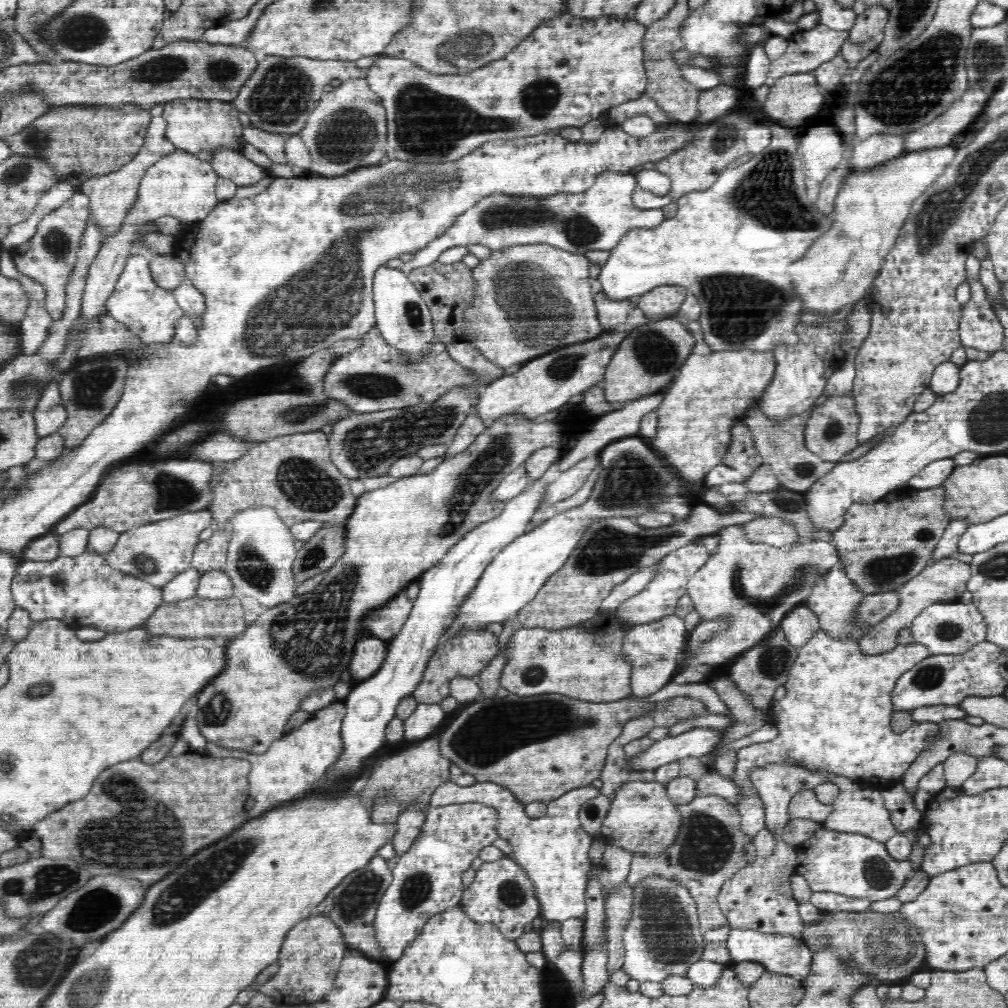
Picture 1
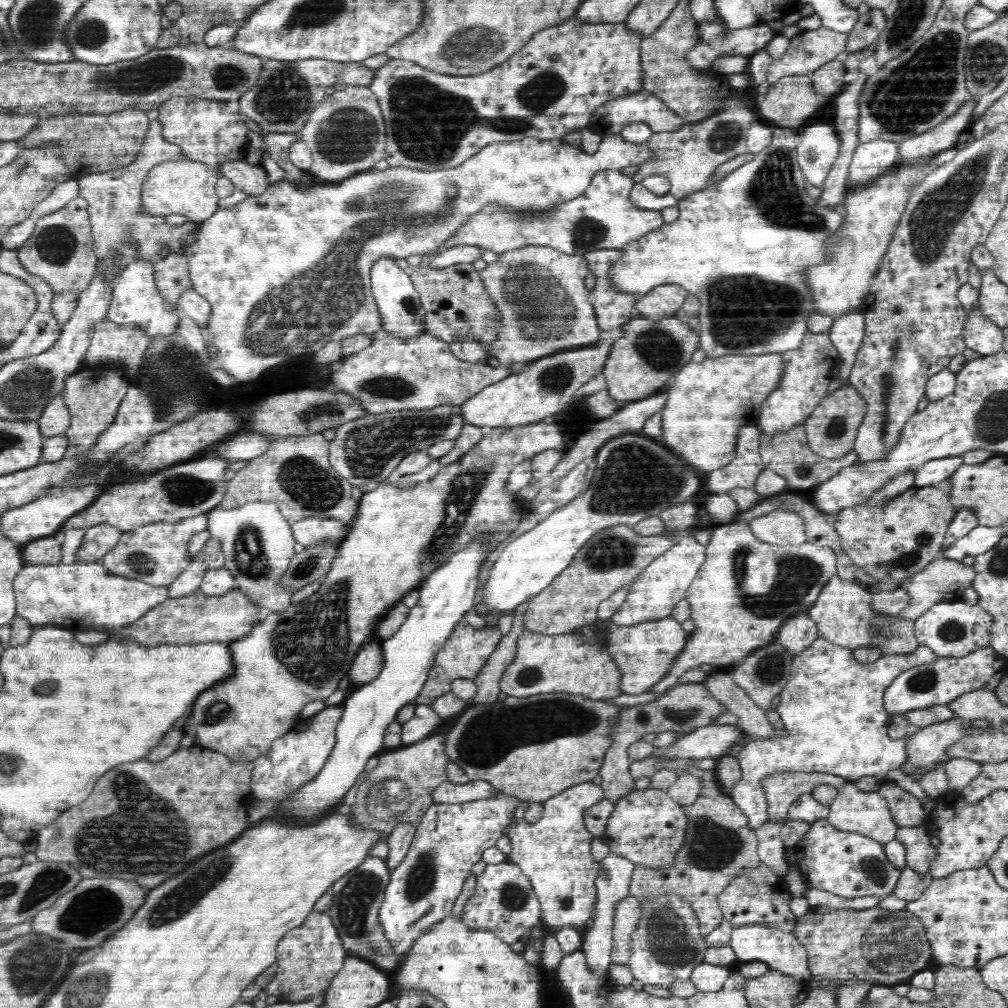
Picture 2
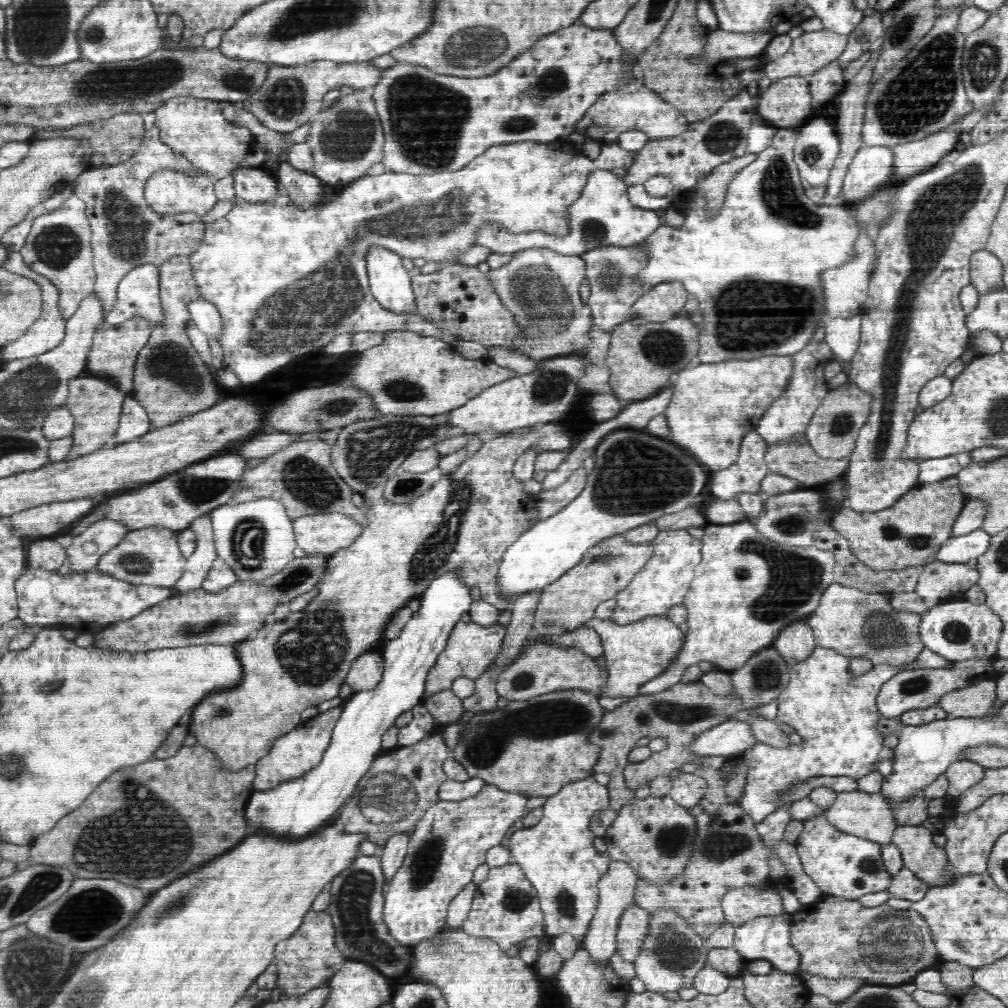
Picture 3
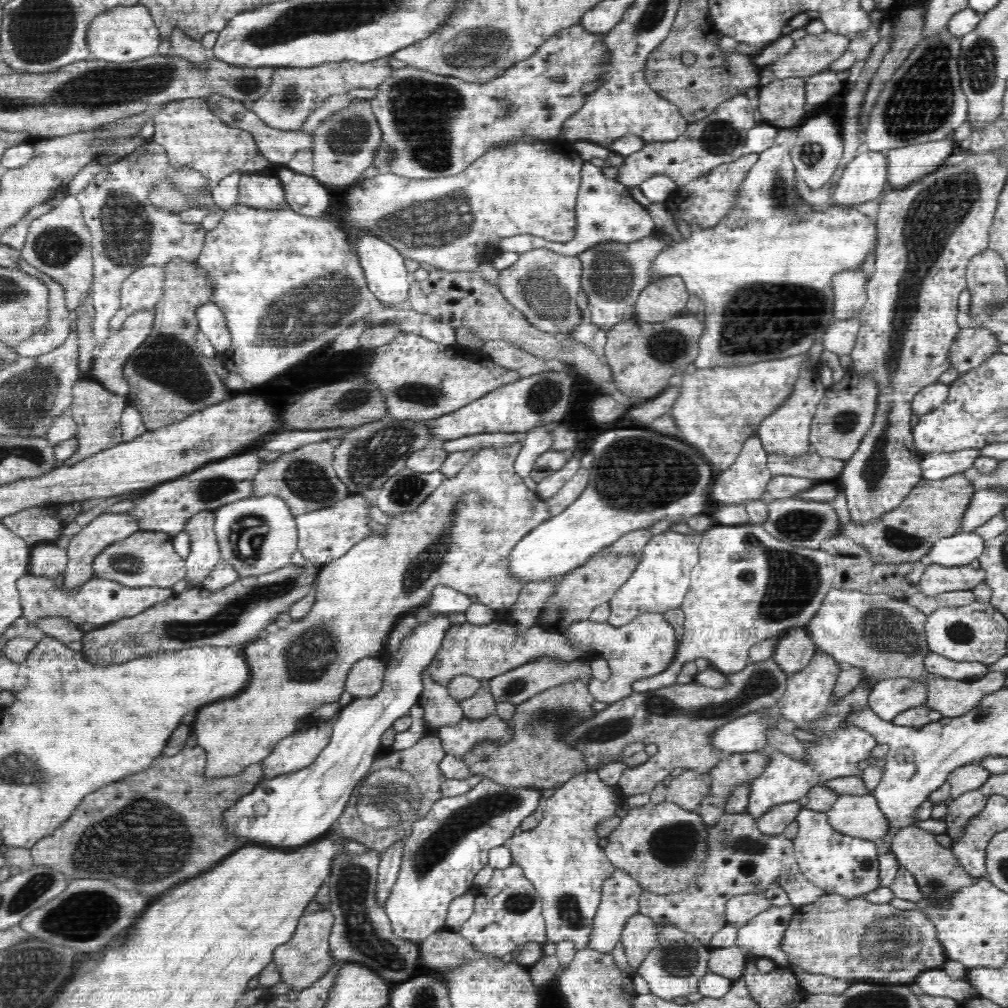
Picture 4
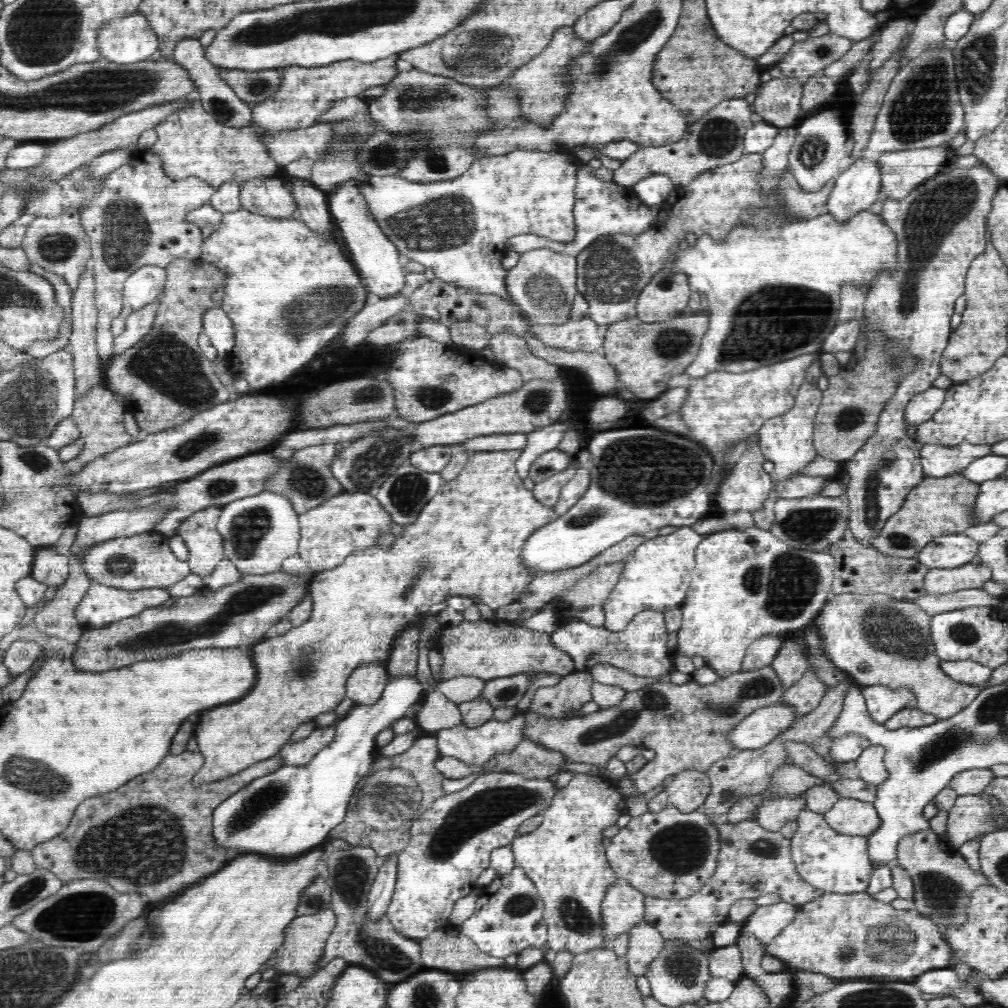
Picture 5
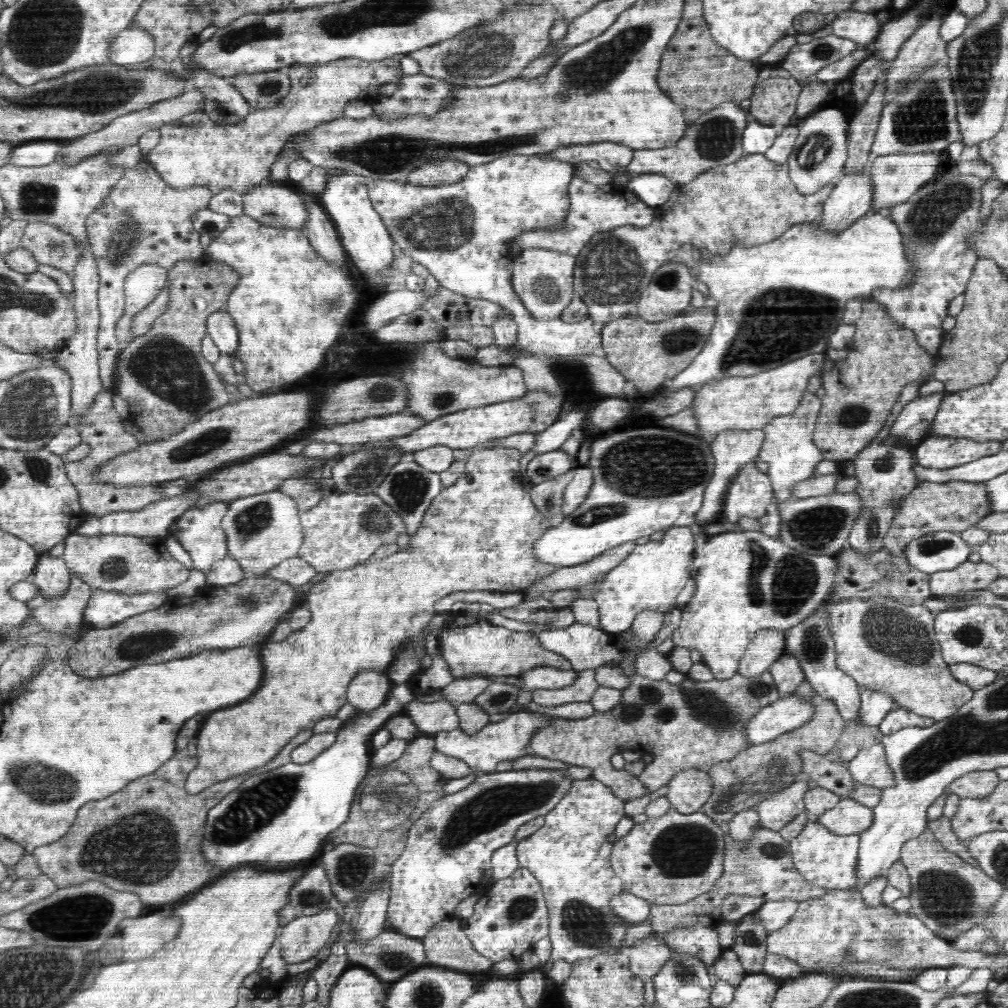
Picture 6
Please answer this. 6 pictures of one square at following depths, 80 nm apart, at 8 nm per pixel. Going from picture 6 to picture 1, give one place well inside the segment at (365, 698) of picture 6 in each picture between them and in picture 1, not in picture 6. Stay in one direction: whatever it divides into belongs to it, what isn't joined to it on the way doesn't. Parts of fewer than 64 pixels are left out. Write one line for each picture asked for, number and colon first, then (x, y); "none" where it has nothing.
1: (370, 652)
2: (369, 661)
3: (365, 673)
4: (366, 678)
5: (366, 685)

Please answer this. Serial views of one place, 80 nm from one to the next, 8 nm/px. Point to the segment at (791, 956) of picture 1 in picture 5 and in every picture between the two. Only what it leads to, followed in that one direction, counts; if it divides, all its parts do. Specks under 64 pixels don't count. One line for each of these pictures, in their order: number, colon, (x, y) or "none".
2: (779, 948)
3: (767, 938)
4: (761, 936)
5: (766, 922)

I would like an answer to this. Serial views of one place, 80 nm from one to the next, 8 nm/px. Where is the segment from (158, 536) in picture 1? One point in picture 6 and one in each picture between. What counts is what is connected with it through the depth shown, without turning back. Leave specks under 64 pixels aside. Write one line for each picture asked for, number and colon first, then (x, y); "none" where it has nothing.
2: (156, 554)
3: (149, 556)
4: (147, 558)
5: (144, 561)
6: (121, 563)

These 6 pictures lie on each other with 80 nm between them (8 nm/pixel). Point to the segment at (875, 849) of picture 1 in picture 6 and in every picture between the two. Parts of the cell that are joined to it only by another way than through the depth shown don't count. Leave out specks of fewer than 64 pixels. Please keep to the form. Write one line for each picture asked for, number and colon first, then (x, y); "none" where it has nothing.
2: (850, 865)
3: (842, 865)
4: (839, 864)
5: (836, 863)
6: (828, 860)

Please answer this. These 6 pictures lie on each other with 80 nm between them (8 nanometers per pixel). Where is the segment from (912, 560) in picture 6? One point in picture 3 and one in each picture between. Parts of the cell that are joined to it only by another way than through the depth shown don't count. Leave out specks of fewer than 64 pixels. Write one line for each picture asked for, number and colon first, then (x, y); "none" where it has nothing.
3: (960, 549)
4: (960, 549)
5: (948, 551)

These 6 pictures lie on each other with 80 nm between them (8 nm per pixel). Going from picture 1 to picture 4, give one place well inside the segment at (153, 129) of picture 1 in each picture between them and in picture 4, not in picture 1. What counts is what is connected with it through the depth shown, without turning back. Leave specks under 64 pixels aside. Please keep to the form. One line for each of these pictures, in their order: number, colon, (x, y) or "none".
2: (121, 233)
3: (126, 232)
4: (128, 232)

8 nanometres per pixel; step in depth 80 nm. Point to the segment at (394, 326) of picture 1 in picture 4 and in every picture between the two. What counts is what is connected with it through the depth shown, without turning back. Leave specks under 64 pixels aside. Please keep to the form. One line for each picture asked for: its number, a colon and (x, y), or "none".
2: (399, 304)
3: (390, 283)
4: (383, 266)

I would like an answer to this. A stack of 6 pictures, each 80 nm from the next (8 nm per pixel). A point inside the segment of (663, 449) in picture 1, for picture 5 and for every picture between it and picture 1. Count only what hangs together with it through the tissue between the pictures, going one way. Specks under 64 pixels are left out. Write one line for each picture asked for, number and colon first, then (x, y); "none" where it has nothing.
2: (707, 404)
3: (713, 406)
4: (718, 409)
5: (724, 408)

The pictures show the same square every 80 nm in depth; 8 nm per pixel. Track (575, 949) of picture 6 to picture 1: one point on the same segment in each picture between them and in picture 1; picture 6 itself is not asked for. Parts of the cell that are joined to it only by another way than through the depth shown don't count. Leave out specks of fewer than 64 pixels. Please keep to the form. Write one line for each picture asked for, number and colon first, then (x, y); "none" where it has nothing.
1: (553, 850)
2: (554, 853)
3: (558, 857)
4: (562, 858)
5: (565, 857)

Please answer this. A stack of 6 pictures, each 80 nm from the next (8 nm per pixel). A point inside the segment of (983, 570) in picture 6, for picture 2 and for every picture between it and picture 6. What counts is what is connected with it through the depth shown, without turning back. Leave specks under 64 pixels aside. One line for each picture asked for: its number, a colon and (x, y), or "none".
2: (944, 579)
3: (940, 581)
4: (937, 579)
5: (939, 581)

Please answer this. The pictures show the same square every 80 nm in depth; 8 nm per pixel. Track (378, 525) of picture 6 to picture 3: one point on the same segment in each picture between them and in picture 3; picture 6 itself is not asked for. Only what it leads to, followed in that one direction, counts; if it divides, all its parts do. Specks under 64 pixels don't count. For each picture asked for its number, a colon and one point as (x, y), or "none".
3: (326, 533)
4: (323, 535)
5: (329, 533)

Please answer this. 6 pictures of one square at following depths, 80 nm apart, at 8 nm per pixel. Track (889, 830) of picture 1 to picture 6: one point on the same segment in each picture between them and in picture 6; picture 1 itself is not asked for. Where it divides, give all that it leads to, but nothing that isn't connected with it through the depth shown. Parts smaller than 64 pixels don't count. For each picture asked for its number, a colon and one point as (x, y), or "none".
2: (866, 813)
3: (867, 816)
4: (859, 817)
5: (851, 817)
6: (848, 817)

